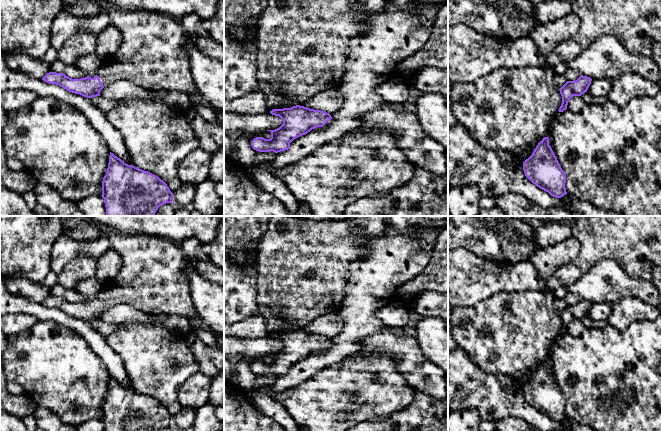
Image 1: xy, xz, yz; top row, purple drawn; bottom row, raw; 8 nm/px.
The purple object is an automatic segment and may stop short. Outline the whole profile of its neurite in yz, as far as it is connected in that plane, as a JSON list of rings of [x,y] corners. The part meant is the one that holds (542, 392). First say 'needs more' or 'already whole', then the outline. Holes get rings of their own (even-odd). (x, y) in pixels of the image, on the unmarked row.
already whole | [[[544,361],[532,379],[523,386],[523,394],[533,408],[551,420],[561,422],[567,418],[566,398],[549,369],[548,361]]]

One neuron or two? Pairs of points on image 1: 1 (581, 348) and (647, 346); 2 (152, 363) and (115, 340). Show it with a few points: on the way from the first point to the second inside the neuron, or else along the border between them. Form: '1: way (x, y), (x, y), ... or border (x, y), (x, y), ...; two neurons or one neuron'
1: way (597, 350), (631, 350); one neuron
2: way (143, 354), (130, 341), (124, 341); one neuron

